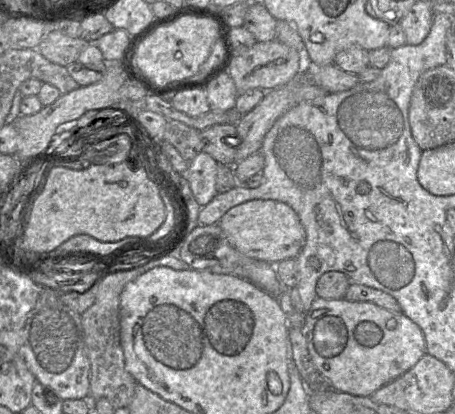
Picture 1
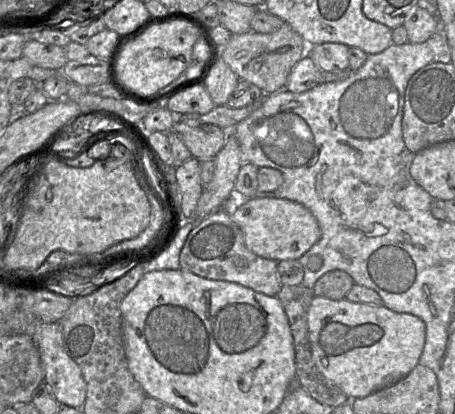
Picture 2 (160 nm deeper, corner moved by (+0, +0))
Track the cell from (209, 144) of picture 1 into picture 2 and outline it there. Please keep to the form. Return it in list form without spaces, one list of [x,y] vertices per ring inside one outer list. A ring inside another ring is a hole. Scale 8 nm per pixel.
[[[177,117],[169,131],[176,133],[190,150],[192,157],[200,161],[214,160],[227,139],[227,131],[219,126],[204,123],[200,126],[189,125],[178,121]]]

